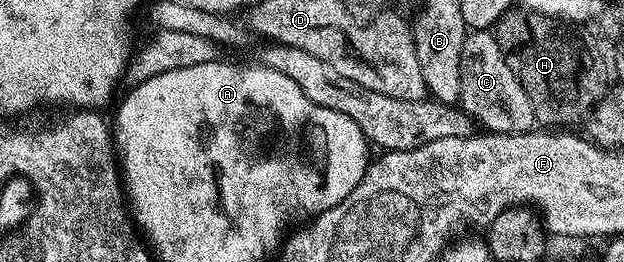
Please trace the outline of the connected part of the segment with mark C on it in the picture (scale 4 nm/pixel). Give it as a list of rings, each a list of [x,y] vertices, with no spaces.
[[[488,30],[466,33],[461,57],[461,101],[459,106],[482,131],[490,134],[527,134],[534,129],[535,119],[531,100],[527,100],[527,92],[523,92],[523,84],[519,84],[515,72],[511,72],[505,54],[497,43],[496,33]]]

